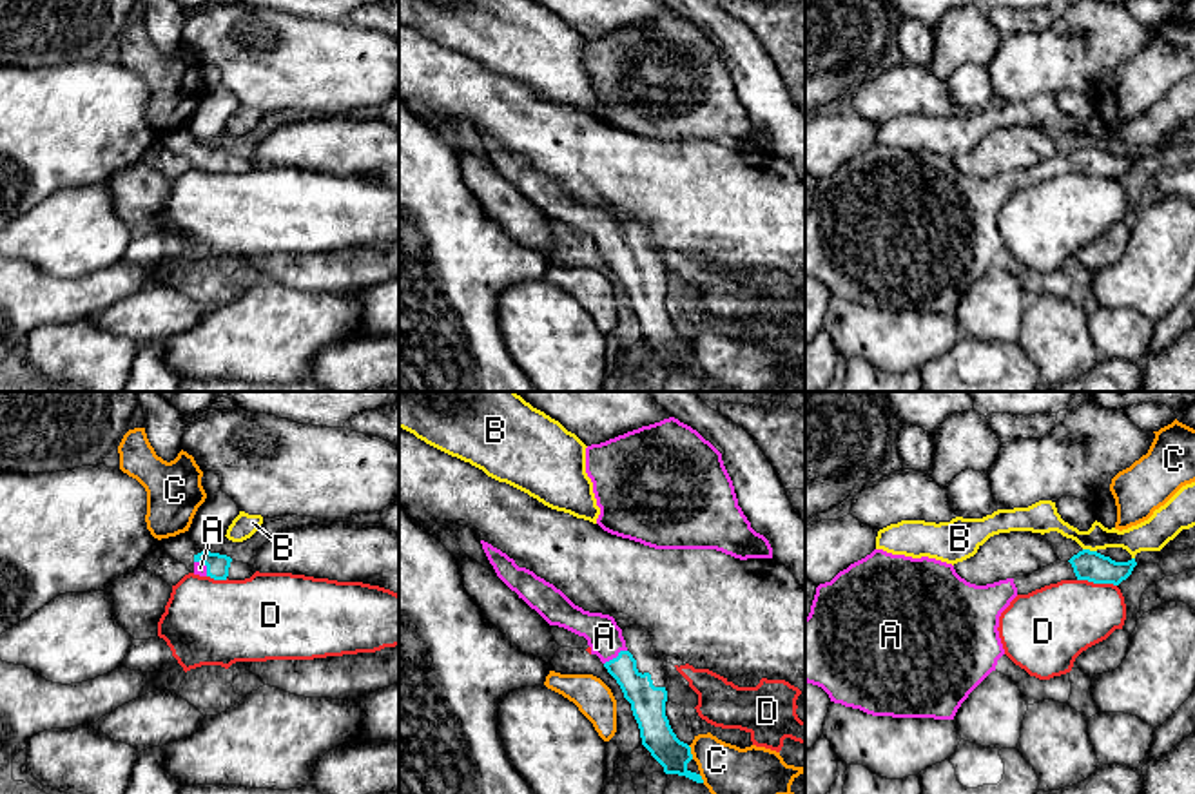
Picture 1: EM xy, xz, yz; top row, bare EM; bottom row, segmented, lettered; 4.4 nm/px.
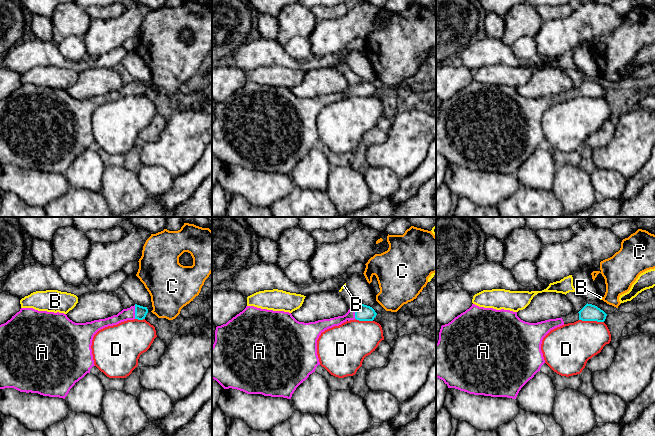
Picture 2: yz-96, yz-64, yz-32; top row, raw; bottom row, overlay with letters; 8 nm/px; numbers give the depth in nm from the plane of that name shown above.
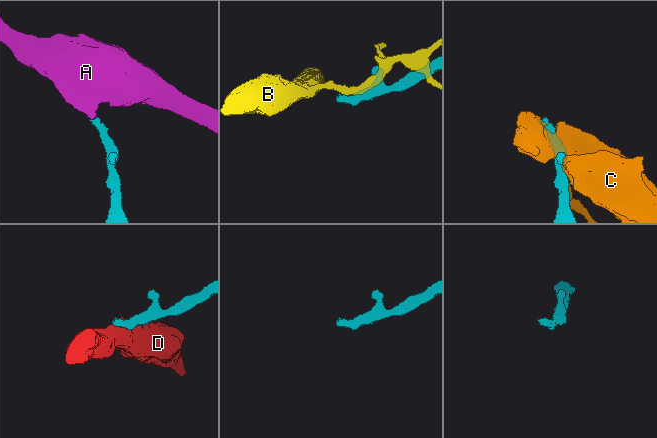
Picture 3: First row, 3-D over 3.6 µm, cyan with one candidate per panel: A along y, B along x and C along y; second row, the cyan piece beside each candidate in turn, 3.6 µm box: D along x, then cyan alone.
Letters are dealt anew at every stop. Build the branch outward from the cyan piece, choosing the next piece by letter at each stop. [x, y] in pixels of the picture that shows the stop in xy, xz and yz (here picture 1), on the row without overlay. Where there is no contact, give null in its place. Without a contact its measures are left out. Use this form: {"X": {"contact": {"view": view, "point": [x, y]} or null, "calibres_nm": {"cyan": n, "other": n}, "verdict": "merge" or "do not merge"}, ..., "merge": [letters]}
{"A": {"contact": {"view": "xz", "point": [617, 251]}, "calibres_nm": {"cyan": 160, "other": 160}, "verdict": "merge"}, "B": {"contact": {"view": "yz", "point": [1088, 144]}, "calibres_nm": {"cyan": 140, "other": 140}, "verdict": "do not merge"}, "C": {"contact": {"view": "xz", "point": [689, 347]}, "calibres_nm": {"cyan": 140, "other": 280}, "verdict": "do not merge"}, "D": {"contact": {"view": "yz", "point": [1097, 176]}, "calibres_nm": {"cyan": 140, "other": 340}, "verdict": "do not merge"}, "merge": ["A"]}

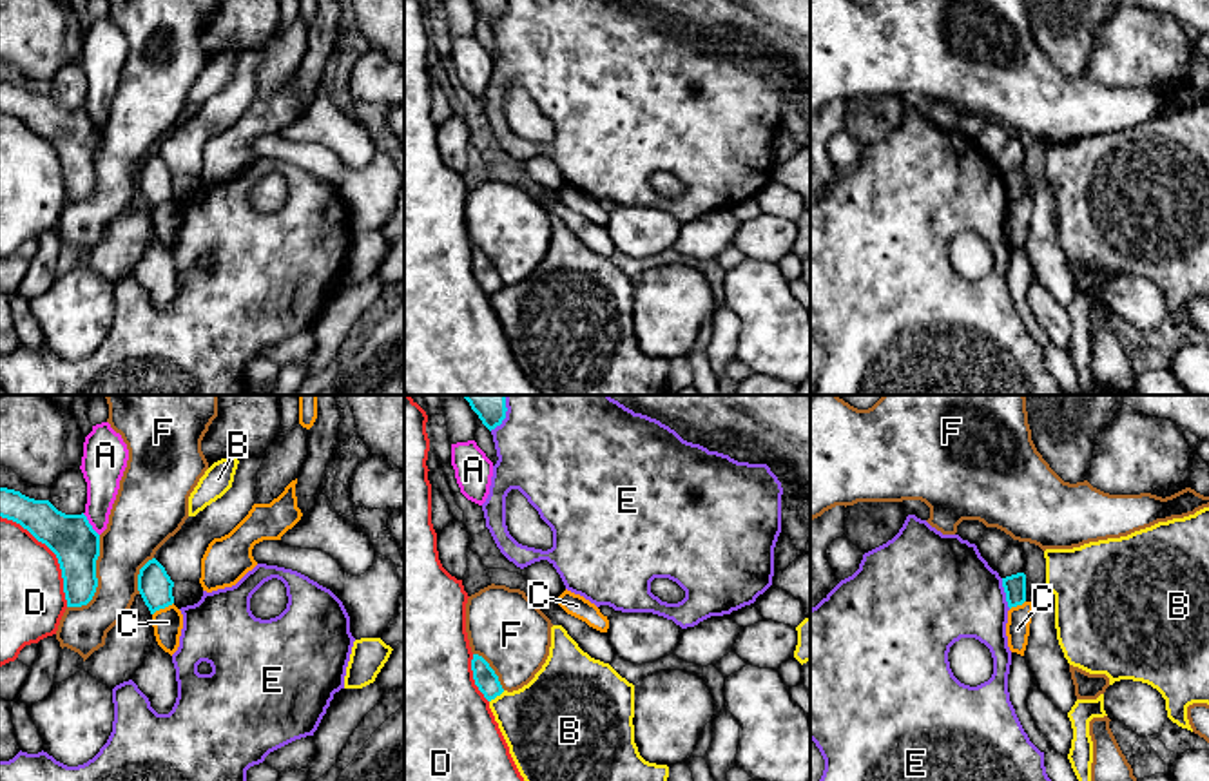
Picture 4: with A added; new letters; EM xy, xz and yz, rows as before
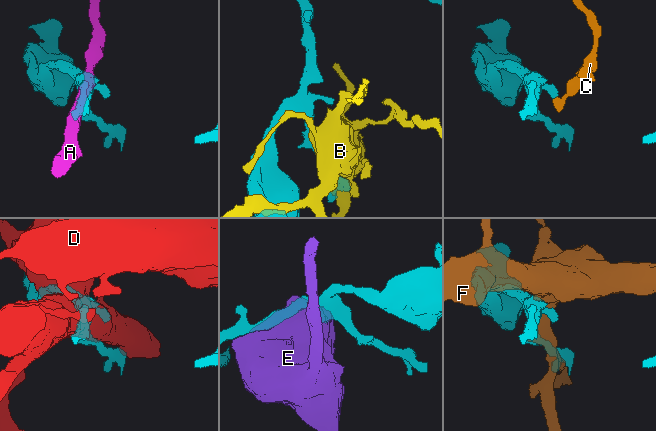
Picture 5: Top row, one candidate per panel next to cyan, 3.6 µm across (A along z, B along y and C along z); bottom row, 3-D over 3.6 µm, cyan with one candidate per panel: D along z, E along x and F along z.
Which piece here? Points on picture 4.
{"A": {"contact": {"view": "xy", "point": [89, 118]}, "calibres_nm": {"cyan": 200, "other": 180}, "verdict": "do not merge"}, "B": {"contact": {"view": "xz", "point": [497, 289]}, "calibres_nm": {"cyan": 100, "other": 380}, "verdict": "do not merge"}, "C": {"contact": {"view": "xy", "point": [162, 202]}, "calibres_nm": {"cyan": 150, "other": 130}, "verdict": "do not merge"}, "D": {"contact": {"view": "xy", "point": [53, 145]}, "calibres_nm": {"cyan": 200, "other": 280}, "verdict": "do not merge"}, "E": {"contact": {"view": "yz", "point": [1005, 185]}, "calibres_nm": {"cyan": 100, "other": 420}, "verdict": "do not merge"}, "F": {"contact": {"view": "xy", "point": [96, 173]}, "calibres_nm": {"cyan": 200, "other": 240}, "verdict": "do not merge"}, "merge": []}

